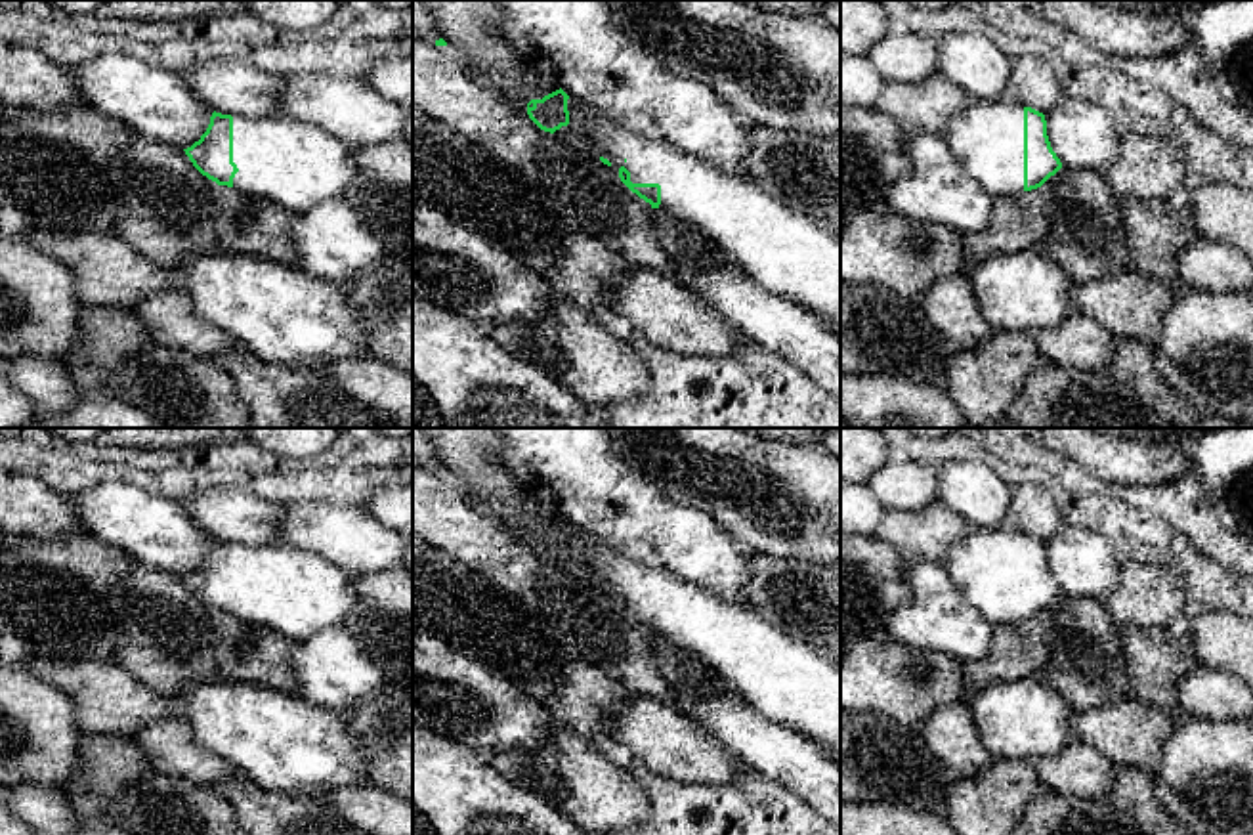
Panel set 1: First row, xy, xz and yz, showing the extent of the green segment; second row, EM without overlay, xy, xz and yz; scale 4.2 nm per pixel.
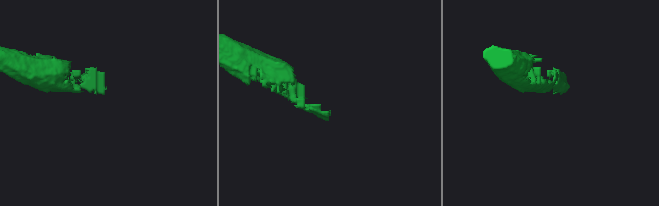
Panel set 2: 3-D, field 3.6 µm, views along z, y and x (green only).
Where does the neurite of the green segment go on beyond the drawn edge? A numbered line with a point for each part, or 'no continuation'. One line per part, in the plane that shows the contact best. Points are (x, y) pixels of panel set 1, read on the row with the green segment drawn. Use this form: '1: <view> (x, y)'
1: yz (986, 138)

